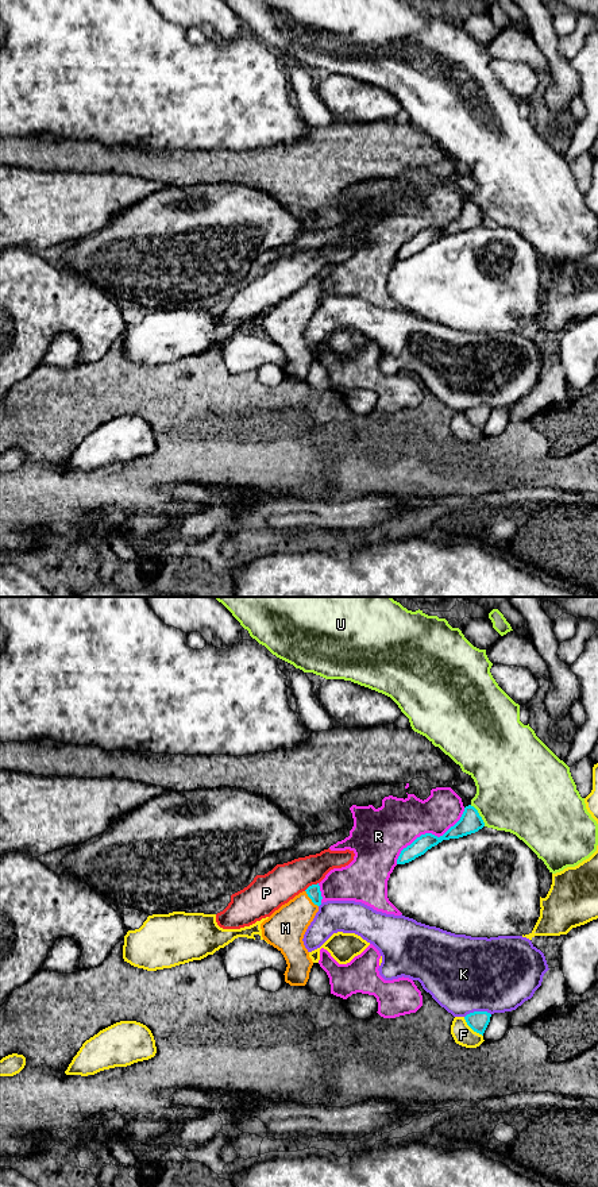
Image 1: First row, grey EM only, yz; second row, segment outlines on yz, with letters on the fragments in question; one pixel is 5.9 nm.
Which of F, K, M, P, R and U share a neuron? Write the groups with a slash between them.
F / K / M / P / R / U

